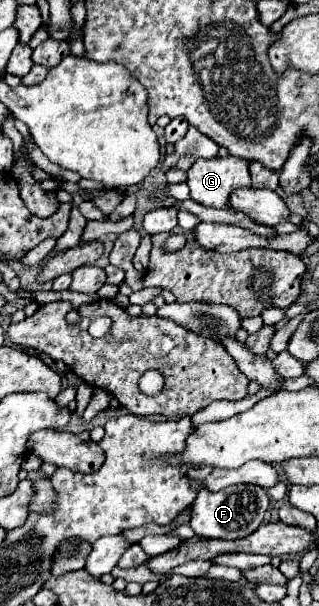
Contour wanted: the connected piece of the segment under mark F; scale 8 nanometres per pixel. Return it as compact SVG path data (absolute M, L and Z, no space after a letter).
M232 485L220 491L208 491L202 489L194 501L194 509L192 509L192 521L190 527L194 529L196 535L206 537L206 539L242 539L246 535L250 535L252 531L256 531L256 527L260 527L260 523L264 521L266 509L268 509L268 493L266 489L258 487L258 485Z

